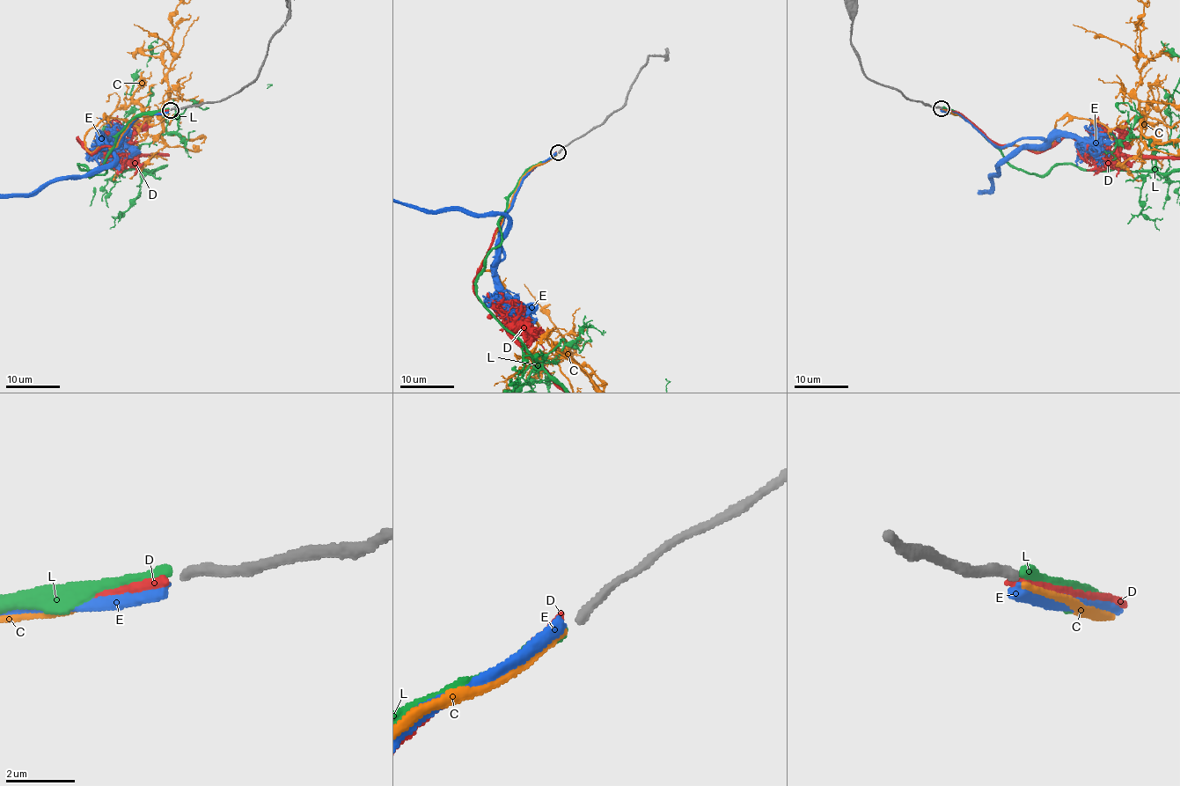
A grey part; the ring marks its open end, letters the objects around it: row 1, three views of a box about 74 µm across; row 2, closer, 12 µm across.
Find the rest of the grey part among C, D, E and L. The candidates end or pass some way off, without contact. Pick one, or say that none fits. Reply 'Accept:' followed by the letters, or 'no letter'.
Accept: D

